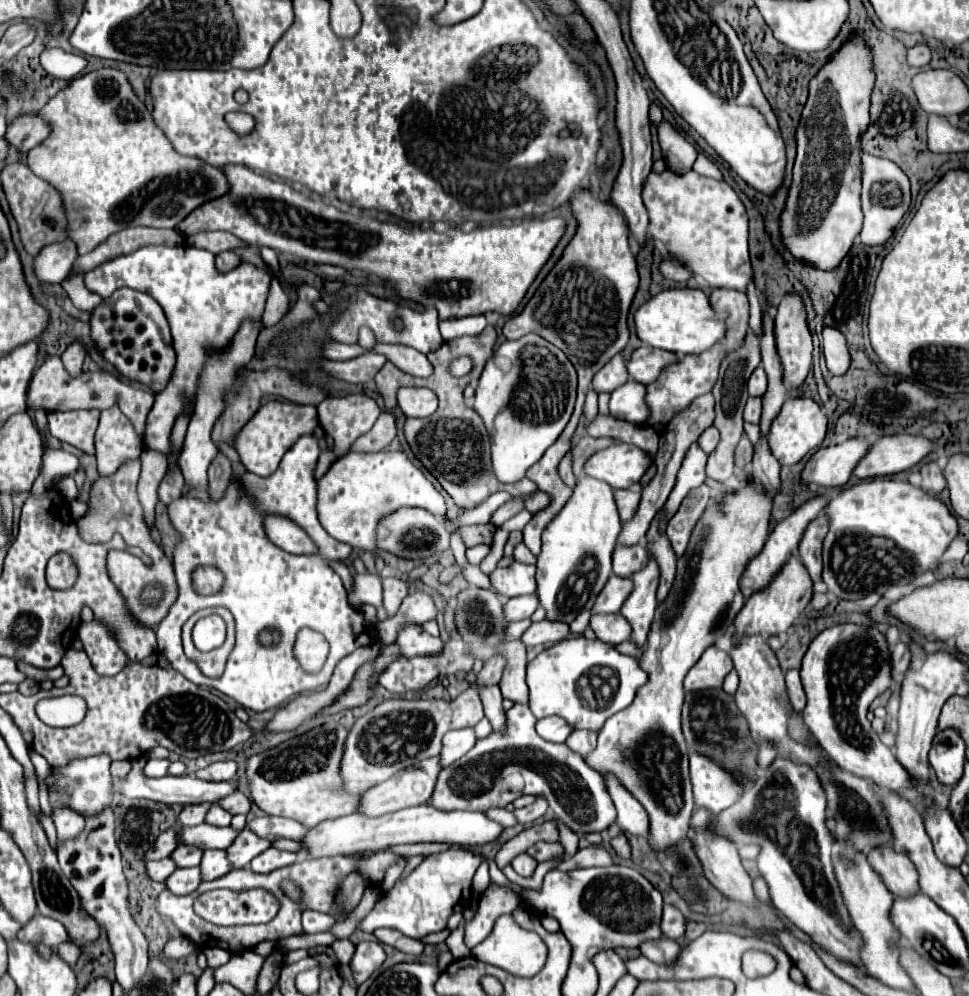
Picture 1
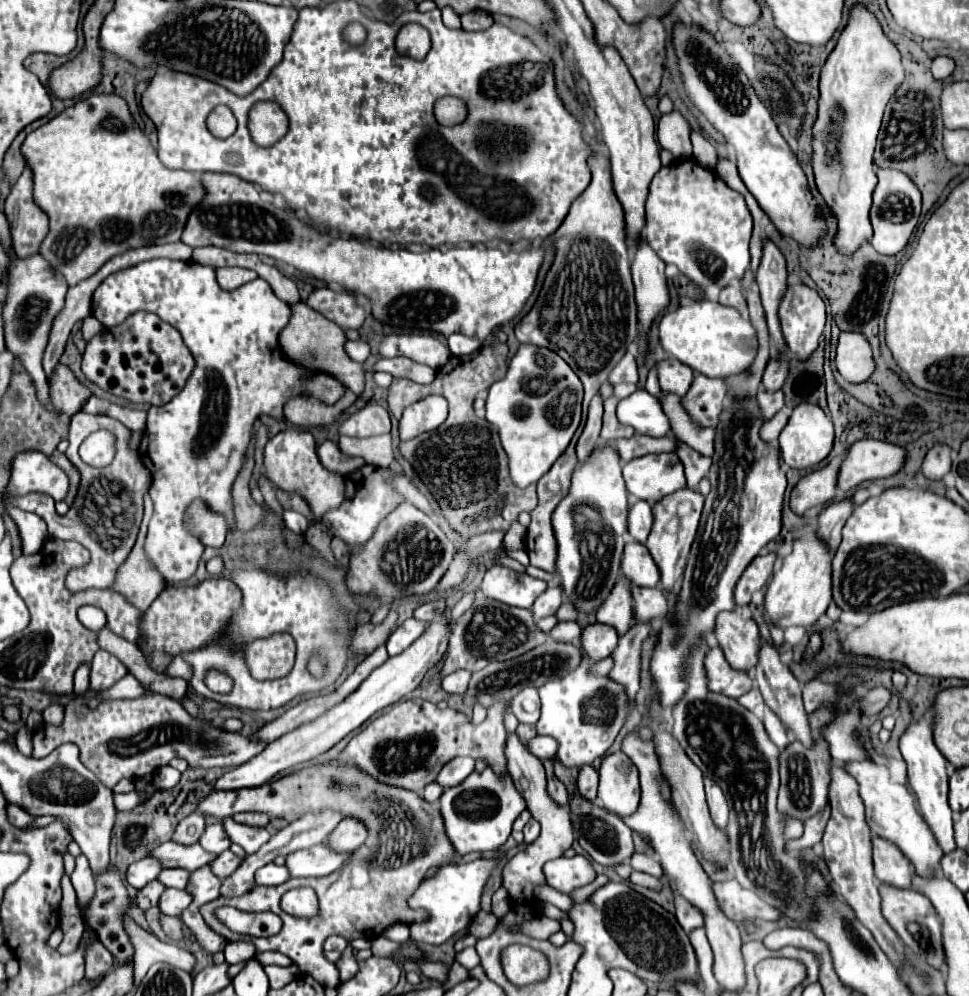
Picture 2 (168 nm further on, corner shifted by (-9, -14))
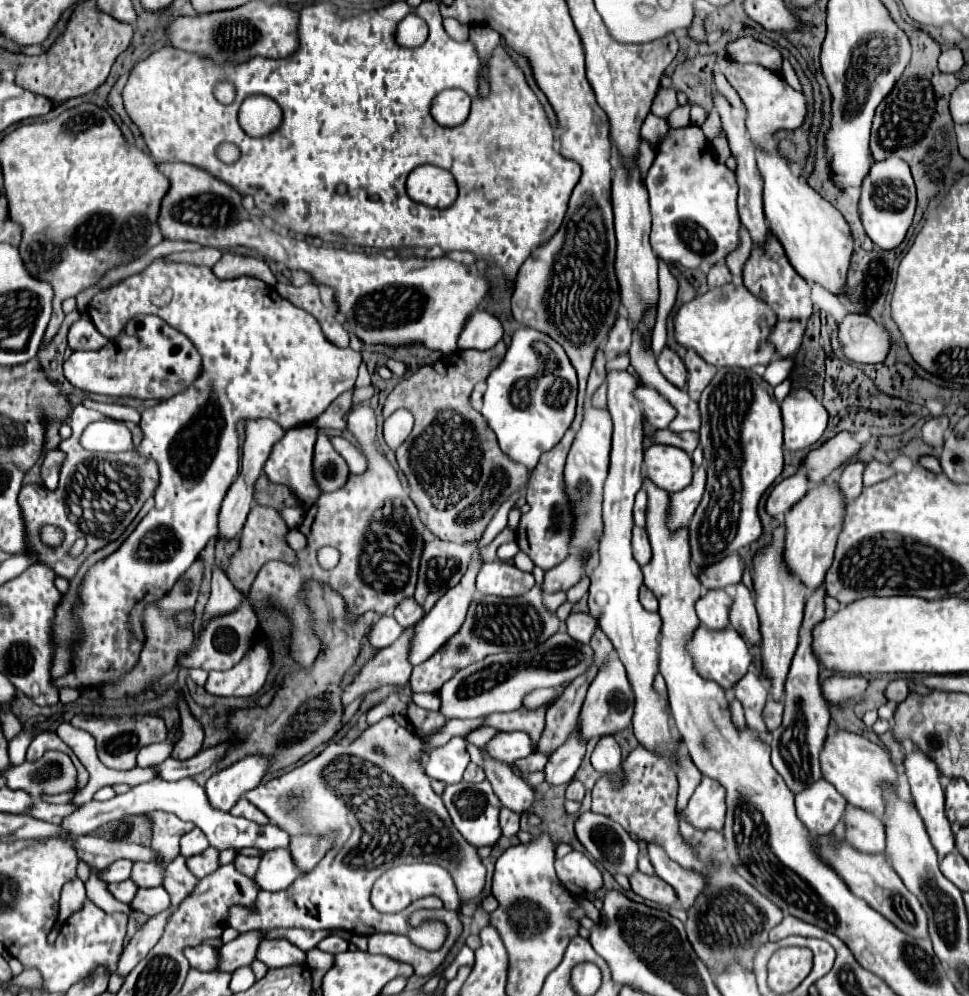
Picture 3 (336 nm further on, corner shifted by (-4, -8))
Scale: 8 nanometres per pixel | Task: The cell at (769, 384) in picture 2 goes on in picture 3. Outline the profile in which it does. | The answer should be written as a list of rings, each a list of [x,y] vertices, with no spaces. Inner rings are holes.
[[[779,321],[771,333],[771,341],[775,343],[775,349],[781,357],[795,355],[801,347],[803,339],[803,323],[801,321]]]

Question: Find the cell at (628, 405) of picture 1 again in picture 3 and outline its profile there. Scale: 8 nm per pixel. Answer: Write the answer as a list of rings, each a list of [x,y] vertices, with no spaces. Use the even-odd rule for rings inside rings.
[[[637,387],[637,401],[641,401],[643,415],[655,429],[667,429],[667,425],[677,415],[673,405],[661,393],[657,393],[657,389]]]

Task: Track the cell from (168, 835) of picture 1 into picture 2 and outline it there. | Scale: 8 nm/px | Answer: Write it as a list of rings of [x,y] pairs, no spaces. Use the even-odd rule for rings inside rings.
[[[144,857],[136,863],[132,863],[128,867],[128,873],[126,873],[126,881],[130,887],[134,889],[142,889],[144,885],[148,885],[150,881],[154,881],[158,877],[158,873],[162,871],[162,863],[158,859],[152,859],[152,857]]]

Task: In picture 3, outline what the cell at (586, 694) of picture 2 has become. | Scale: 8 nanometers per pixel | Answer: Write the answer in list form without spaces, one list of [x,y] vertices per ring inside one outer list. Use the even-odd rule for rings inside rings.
[[[573,731],[569,735],[569,741],[565,741],[565,745],[561,745],[561,749],[557,749],[549,763],[545,765],[545,781],[549,785],[567,785],[573,781],[575,771],[579,769],[581,761],[585,755],[585,743],[581,743],[577,731]]]

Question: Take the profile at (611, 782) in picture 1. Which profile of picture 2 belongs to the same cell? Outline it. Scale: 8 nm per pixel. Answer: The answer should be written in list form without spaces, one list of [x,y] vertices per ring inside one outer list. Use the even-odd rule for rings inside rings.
[[[612,753],[602,759],[600,765],[600,803],[616,815],[632,815],[640,805],[640,785],[638,769],[626,759],[626,755]]]

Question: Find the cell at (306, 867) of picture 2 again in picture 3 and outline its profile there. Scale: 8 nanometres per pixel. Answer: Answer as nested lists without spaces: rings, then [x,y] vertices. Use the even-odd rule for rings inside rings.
[[[275,849],[261,855],[261,863],[253,881],[261,891],[283,891],[299,875],[299,869],[289,857],[289,849]]]

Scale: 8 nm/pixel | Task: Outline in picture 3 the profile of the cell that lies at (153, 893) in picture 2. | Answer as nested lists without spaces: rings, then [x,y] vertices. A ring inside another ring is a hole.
[[[129,879],[121,881],[121,883],[111,883],[109,893],[113,893],[113,897],[117,897],[117,901],[121,901],[121,903],[129,903],[137,893],[137,885],[133,885],[133,881],[129,881]]]

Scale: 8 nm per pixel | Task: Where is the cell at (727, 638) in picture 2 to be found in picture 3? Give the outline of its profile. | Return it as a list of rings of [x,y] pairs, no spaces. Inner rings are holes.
[[[725,589],[707,591],[695,605],[699,621],[709,629],[729,627],[729,607],[731,607],[731,595]]]

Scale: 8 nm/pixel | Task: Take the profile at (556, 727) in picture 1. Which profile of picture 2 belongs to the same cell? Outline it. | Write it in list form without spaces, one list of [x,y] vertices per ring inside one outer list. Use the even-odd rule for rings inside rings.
[[[534,737],[530,741],[530,753],[534,753],[538,759],[554,759],[558,753],[558,741],[554,737]]]

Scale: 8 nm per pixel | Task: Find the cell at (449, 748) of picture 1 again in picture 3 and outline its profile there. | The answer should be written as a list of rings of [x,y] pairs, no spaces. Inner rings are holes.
[[[453,737],[447,745],[431,749],[425,761],[425,771],[431,779],[443,783],[457,783],[463,779],[463,771],[469,765],[469,753],[463,737]]]

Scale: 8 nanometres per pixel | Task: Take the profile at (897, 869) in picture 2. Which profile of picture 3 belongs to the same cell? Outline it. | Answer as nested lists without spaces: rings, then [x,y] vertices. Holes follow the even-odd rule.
[[[847,807],[843,817],[843,837],[863,853],[885,851],[885,825],[865,809]]]

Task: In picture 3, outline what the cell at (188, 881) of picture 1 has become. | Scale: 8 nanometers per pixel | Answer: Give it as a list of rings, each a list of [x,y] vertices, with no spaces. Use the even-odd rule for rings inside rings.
[[[153,887],[153,889],[137,889],[133,901],[129,903],[129,907],[133,911],[141,911],[145,915],[157,915],[161,911],[165,911],[171,905],[169,895],[165,893],[163,887]]]

